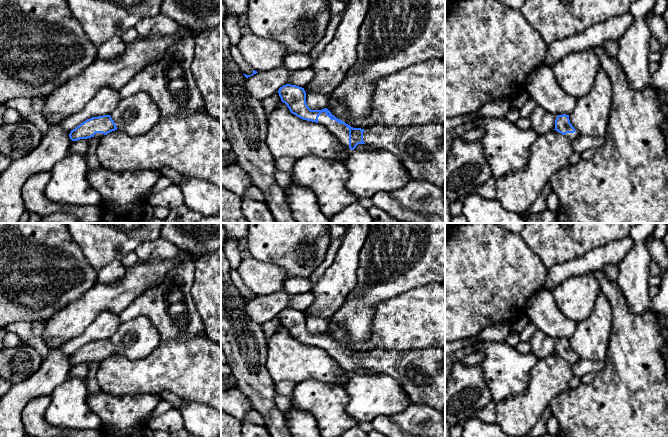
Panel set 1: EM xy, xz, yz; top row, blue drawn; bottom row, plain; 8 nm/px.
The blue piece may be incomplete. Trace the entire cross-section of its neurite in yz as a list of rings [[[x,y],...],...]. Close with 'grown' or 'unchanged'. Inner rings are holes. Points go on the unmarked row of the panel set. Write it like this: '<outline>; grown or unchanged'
[[[558,339],[555,344],[555,353],[568,363],[573,364],[581,360],[581,358],[572,350],[569,339]]]; grown

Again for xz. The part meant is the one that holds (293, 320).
[[[286,308],[279,312],[278,317],[292,338],[303,344],[325,349],[345,371],[354,374],[358,368],[367,368],[389,375],[399,383],[413,403],[426,404],[440,412],[445,408],[445,349],[433,347],[408,351],[379,349],[364,353],[353,352],[332,339],[327,332],[311,334],[307,330],[306,316],[302,311]]]; grown

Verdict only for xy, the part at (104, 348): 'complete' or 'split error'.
split error

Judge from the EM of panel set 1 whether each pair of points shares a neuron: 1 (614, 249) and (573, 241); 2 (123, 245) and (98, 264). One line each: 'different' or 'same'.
1: different
2: same

